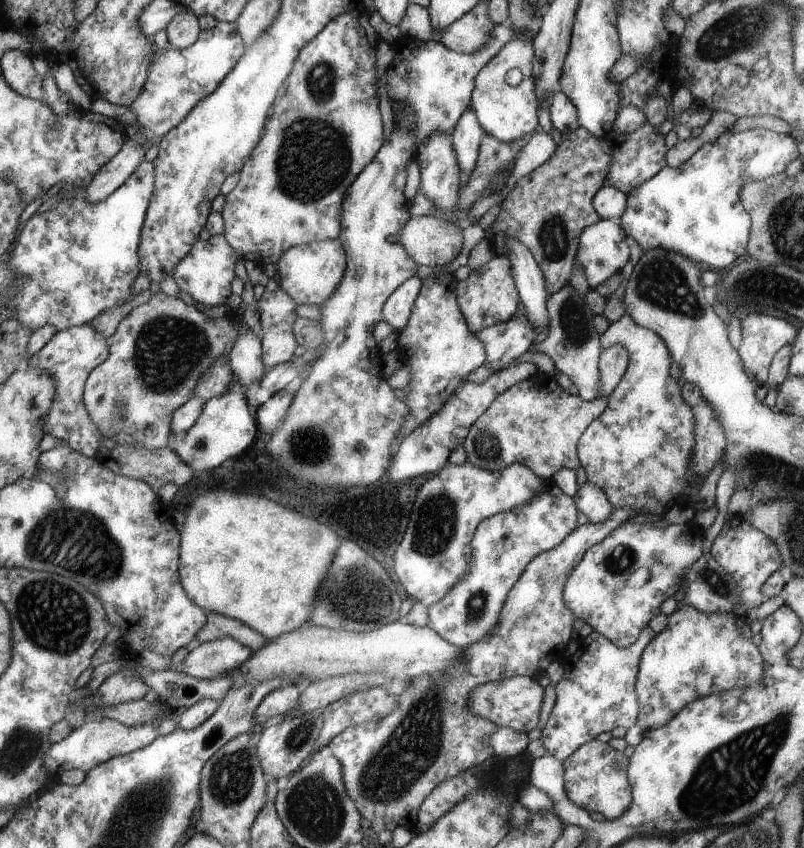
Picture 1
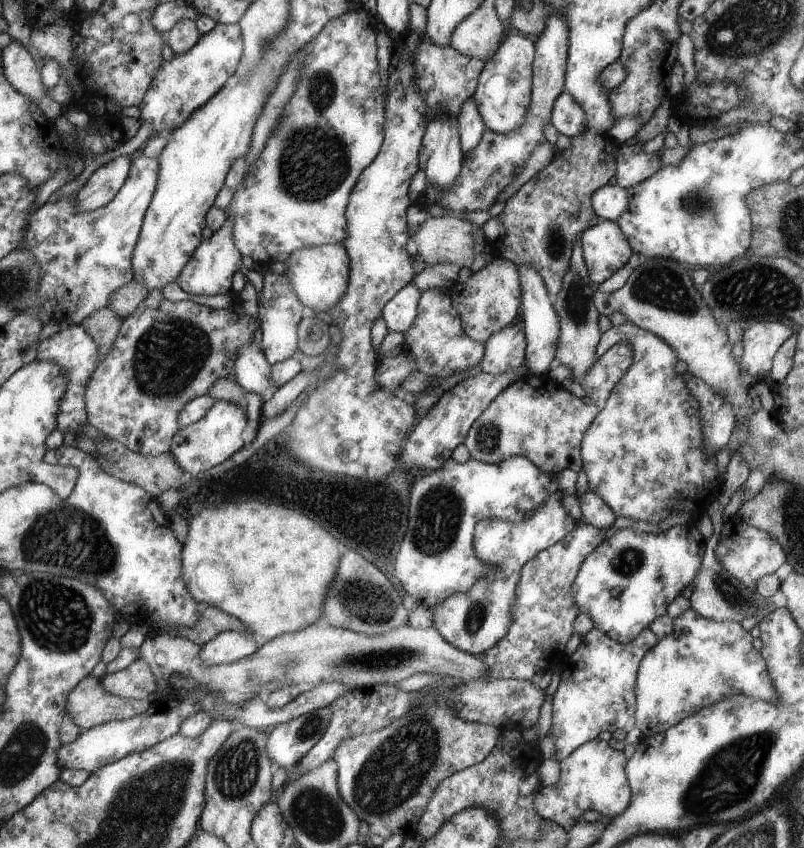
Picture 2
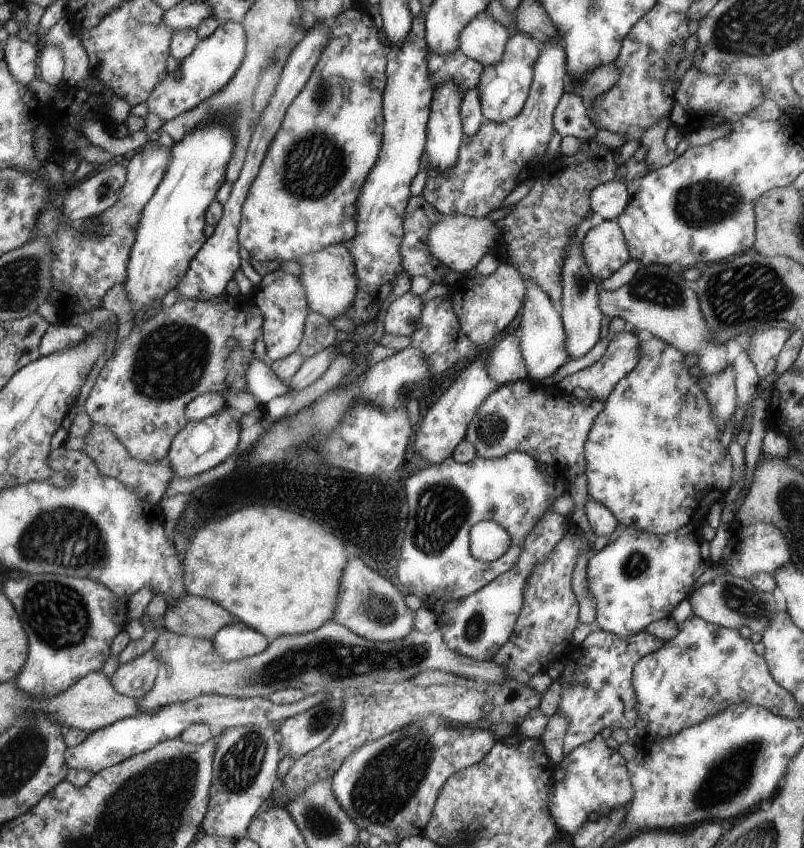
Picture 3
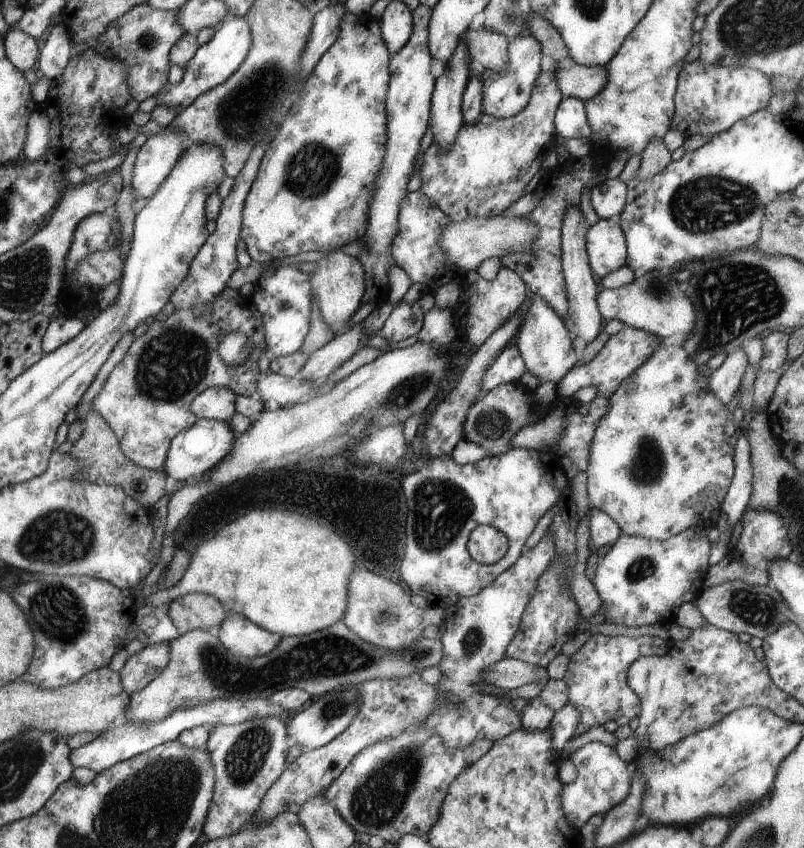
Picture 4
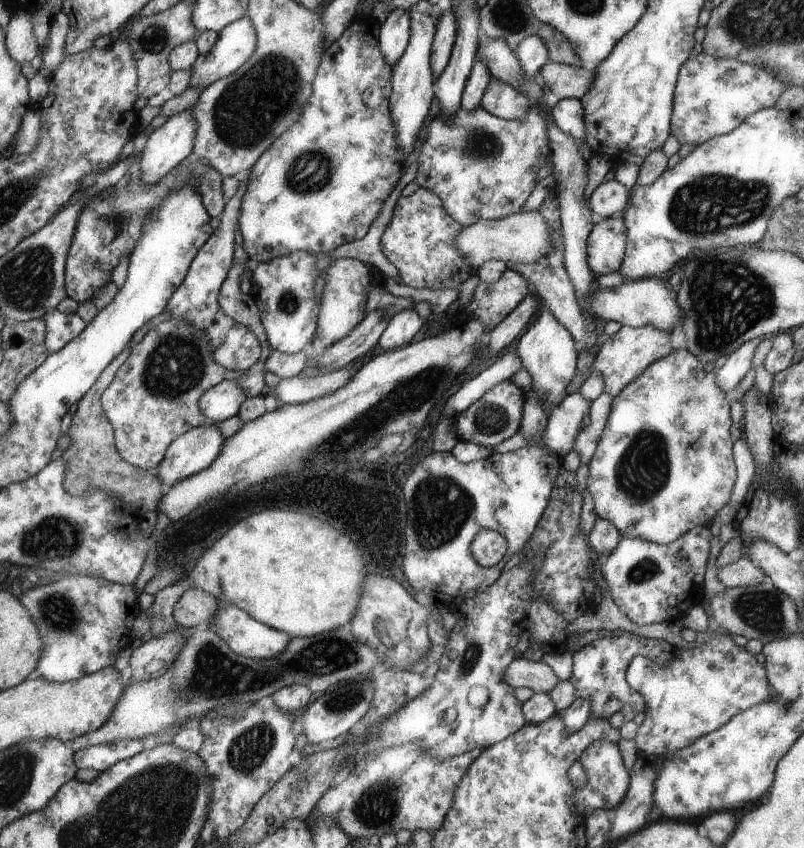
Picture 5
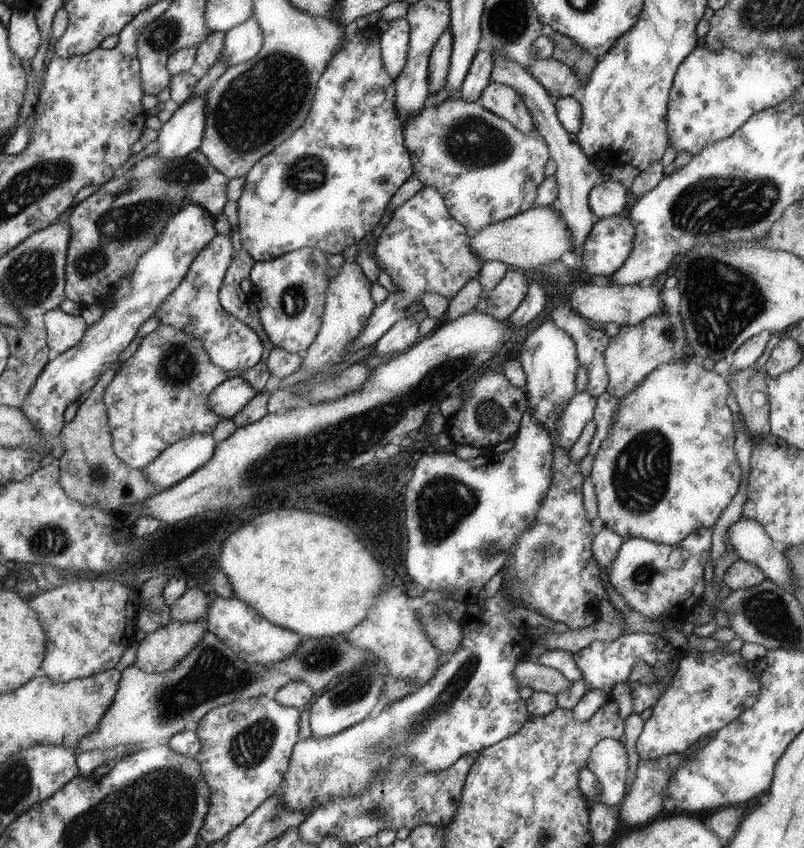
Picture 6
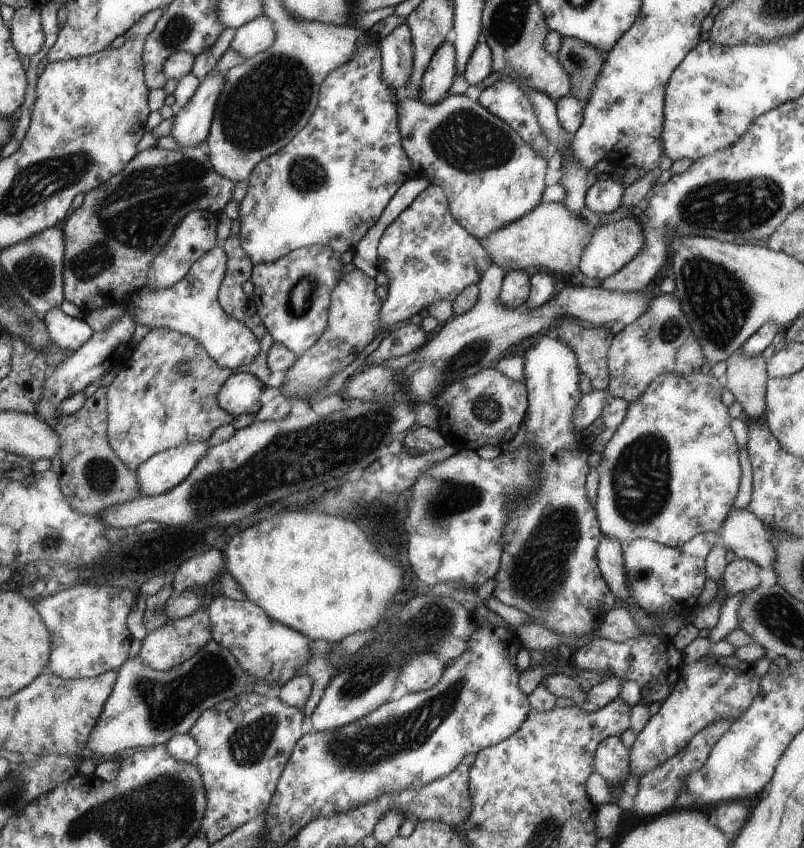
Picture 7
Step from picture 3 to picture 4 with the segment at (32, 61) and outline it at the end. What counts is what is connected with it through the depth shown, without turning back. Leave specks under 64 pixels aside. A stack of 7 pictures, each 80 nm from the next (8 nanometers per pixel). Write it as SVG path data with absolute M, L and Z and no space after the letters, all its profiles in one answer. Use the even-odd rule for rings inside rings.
M10 27L3 39L6 44L7 57L23 73L28 68L32 68L36 60L39 60L38 50L41 48L38 48L36 40L33 36L28 36L28 33L16 27Z

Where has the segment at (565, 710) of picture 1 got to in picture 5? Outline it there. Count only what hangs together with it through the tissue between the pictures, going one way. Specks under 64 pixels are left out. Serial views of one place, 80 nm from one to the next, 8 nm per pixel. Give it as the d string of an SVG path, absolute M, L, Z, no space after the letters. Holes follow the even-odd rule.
M624 631L620 636L604 636L573 652L573 676L569 680L577 688L576 697L591 698L591 717L610 718L615 712L623 712L625 720L632 720L638 712L647 708L644 695L634 690L626 679L627 668L636 655L657 662L670 662L674 647L664 640L651 639Z

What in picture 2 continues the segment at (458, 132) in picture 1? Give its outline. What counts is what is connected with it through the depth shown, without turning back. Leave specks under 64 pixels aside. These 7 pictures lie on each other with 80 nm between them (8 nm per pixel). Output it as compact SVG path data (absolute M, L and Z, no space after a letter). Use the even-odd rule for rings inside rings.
M474 96L467 102L464 102L464 106L457 117L464 154L471 153L471 150L475 149L475 146L479 144L487 129L486 123L480 116L478 105L473 98Z

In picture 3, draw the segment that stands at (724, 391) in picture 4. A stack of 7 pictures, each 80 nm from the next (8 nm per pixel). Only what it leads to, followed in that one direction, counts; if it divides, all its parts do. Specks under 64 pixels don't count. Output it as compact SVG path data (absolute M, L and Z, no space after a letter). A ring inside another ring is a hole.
M733 363L728 365L721 373L705 375L697 380L705 392L708 402L721 431L730 417L734 415L737 403L737 390L735 387L735 370Z

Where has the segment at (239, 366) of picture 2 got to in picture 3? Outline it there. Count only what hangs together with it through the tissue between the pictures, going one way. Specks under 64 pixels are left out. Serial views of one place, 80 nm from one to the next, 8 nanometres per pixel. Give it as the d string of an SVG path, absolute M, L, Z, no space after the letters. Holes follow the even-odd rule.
M255 358L247 369L247 387L258 404L263 406L272 398L291 392L289 380L283 381L268 364Z

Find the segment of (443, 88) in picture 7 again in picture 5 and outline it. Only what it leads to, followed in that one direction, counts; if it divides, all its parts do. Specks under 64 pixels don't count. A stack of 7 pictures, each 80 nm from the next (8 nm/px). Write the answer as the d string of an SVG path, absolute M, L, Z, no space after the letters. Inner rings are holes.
M451 7L443 12L435 34L434 52L432 53L431 63L436 78L443 74L444 69L451 62L451 53L454 52L454 44L458 30L459 23Z

